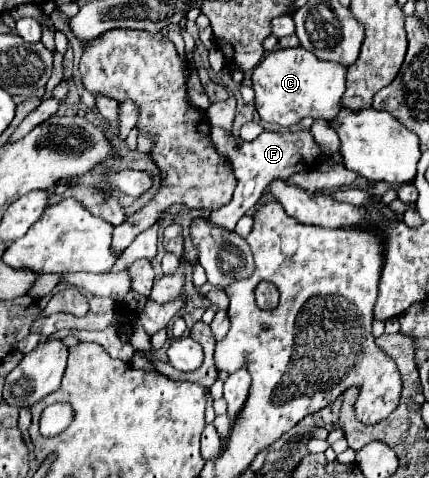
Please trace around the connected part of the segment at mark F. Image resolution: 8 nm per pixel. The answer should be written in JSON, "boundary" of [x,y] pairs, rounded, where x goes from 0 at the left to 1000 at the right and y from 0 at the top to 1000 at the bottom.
{"boundary":[[[497,264],[487,285],[492,285],[492,301],[501,305],[506,322],[520,326],[538,343],[543,364],[557,381],[552,393],[548,393],[543,418],[529,431],[510,435],[506,444],[487,448],[487,464],[497,473],[515,477],[515,481],[529,481],[529,485],[548,481],[548,469],[557,464],[557,456],[571,452],[604,423],[608,406],[622,397],[622,389],[636,377],[669,377],[678,364],[697,360],[702,347],[706,351],[730,347],[734,331],[748,326],[748,314],[744,314],[744,305],[730,293],[720,272],[692,272],[692,276],[627,276],[627,272],[613,272],[599,293],[566,297],[548,280]]]}

